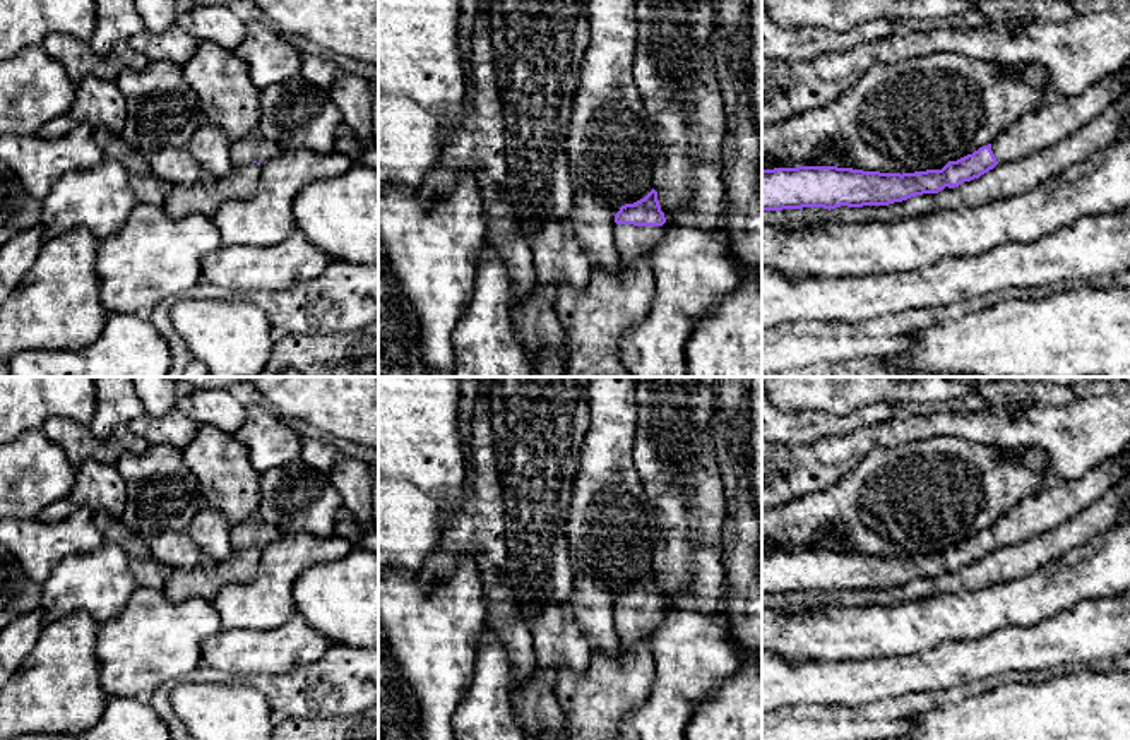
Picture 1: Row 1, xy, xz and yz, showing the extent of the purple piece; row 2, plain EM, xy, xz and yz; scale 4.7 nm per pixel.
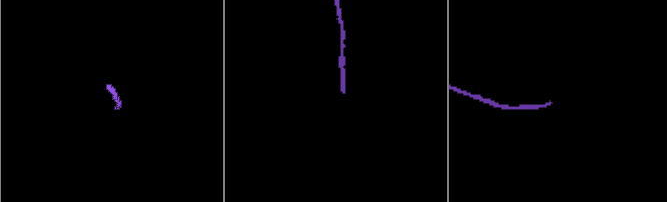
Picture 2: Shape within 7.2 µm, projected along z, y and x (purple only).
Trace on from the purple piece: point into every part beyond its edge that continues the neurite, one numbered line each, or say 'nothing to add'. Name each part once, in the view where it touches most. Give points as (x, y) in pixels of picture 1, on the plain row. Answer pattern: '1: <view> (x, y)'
1: xz (632, 627)

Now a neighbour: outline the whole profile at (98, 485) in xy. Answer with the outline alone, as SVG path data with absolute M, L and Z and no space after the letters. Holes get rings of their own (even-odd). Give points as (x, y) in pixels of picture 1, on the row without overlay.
M87 459L77 468L70 493L48 504L36 517L43 522L56 522L70 516L77 507L106 510L122 519L127 504L125 481L110 459Z

